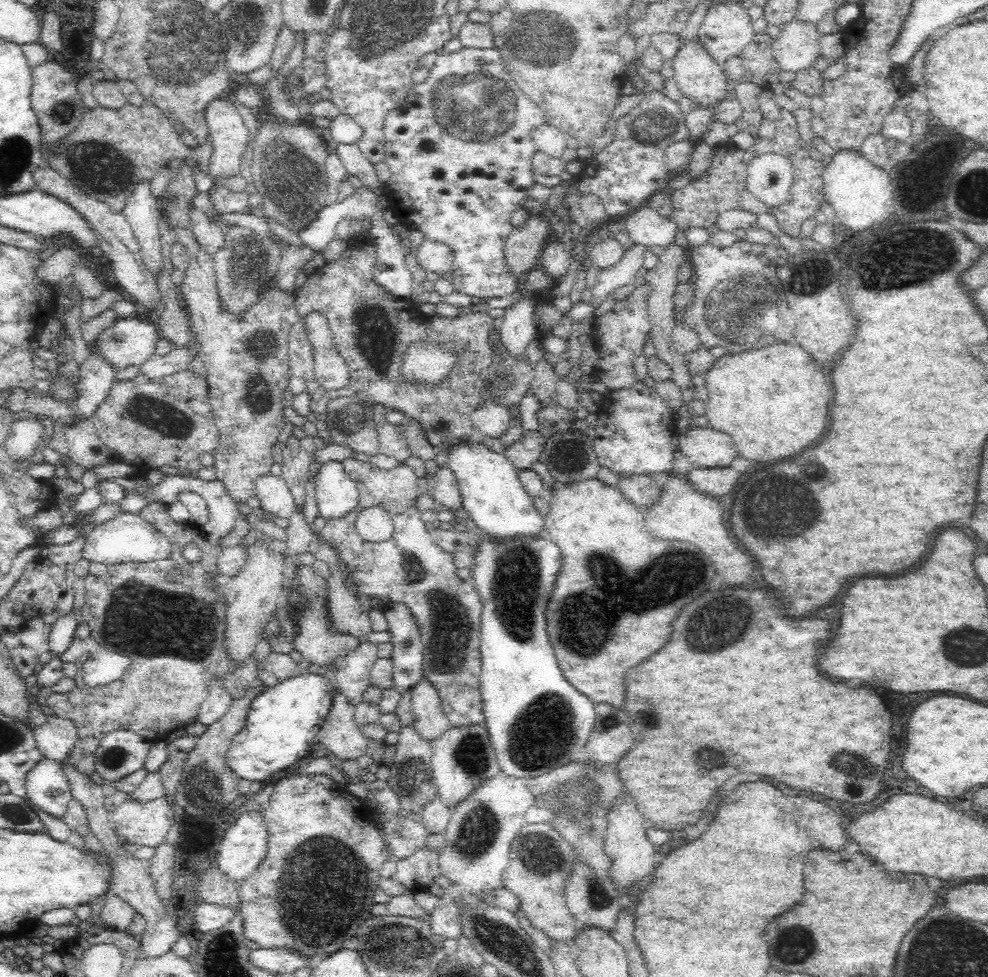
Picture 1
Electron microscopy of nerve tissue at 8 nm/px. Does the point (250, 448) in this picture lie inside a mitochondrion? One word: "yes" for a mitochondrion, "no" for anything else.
no

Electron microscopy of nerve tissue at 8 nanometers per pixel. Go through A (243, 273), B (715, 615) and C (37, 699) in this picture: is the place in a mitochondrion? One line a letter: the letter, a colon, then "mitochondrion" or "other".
A: mitochondrion
B: mitochondrion
C: other

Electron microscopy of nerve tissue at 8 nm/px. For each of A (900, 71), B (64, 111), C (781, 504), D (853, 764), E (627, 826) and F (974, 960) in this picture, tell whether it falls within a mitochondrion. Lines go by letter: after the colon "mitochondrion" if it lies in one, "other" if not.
A: other
B: mitochondrion
C: mitochondrion
D: mitochondrion
E: other
F: mitochondrion

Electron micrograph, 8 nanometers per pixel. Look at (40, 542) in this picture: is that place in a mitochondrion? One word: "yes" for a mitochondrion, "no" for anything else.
no

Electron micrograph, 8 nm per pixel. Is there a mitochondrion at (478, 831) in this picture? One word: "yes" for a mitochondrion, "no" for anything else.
yes

